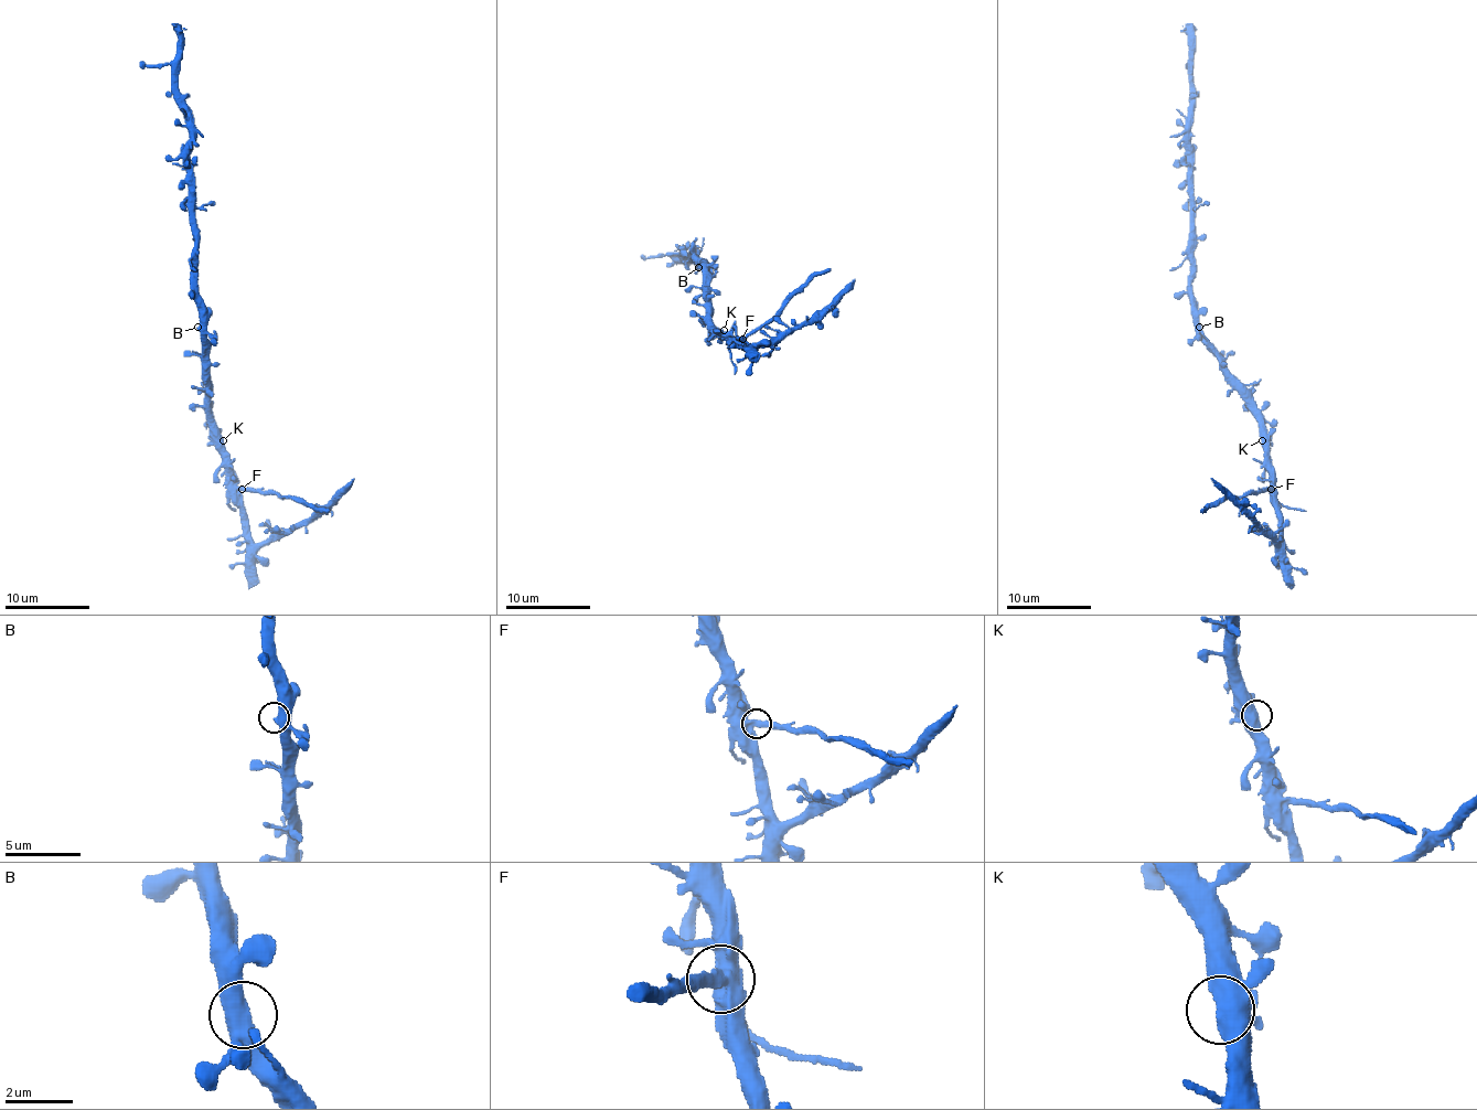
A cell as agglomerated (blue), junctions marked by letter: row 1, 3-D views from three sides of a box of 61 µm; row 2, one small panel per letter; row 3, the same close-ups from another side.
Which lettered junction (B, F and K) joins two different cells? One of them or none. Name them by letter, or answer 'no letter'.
F

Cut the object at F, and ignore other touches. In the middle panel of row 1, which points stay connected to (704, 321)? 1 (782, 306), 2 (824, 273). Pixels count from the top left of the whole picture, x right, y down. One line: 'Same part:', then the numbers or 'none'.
Same part: none

